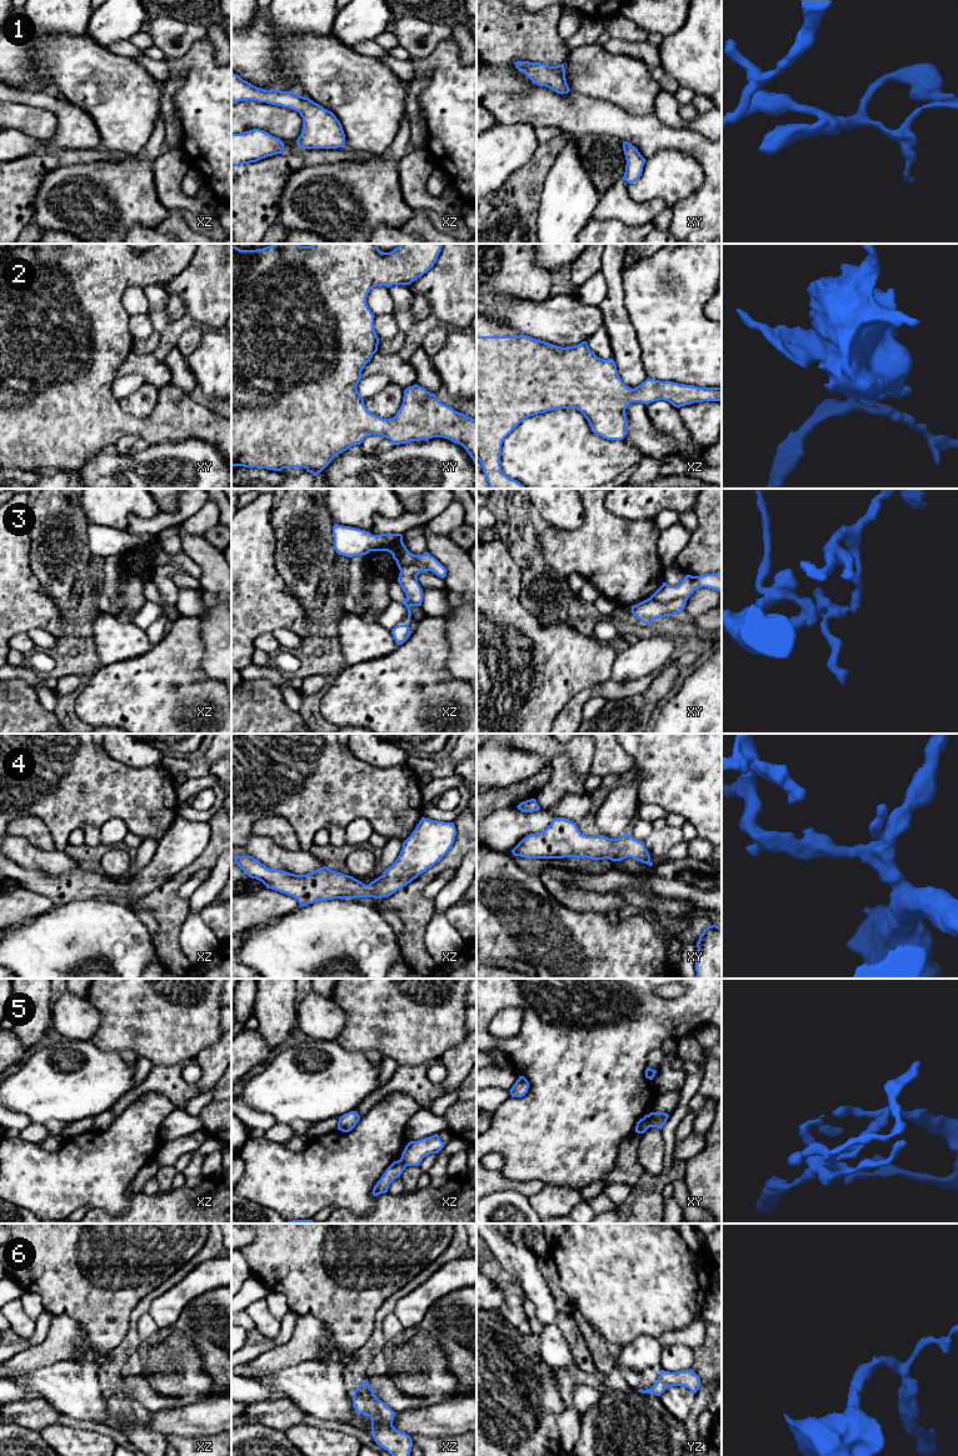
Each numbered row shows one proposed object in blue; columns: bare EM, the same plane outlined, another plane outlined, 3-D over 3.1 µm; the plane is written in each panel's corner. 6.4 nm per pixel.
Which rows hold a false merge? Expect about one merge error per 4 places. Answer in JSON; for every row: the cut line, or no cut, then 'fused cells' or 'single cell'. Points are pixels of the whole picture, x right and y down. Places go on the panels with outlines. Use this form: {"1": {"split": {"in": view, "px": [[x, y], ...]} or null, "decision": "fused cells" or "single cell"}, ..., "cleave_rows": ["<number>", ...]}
{"1": {"split": null, "decision": "single cell"}, "2": {"split": null, "decision": "single cell"}, "3": {"split": {"in": "xy", "px": [[687, 596], [667, 601], [649, 599]]}, "decision": "fused cells"}, "4": {"split": null, "decision": "single cell"}, "5": {"split": {"in": "xy", "px": [[650, 1114], [649, 1126]]}, "decision": "fused cells"}, "6": {"split": null, "decision": "single cell"}, "cleave_rows": ["3", "5"]}

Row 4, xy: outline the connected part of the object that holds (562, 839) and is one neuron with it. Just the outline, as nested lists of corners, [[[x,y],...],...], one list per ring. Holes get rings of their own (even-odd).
[[[555,817],[544,831],[525,836],[512,852],[527,859],[587,857],[622,861],[632,857],[653,865],[643,841],[628,834],[618,839],[587,836],[579,831],[577,822],[564,817]]]

